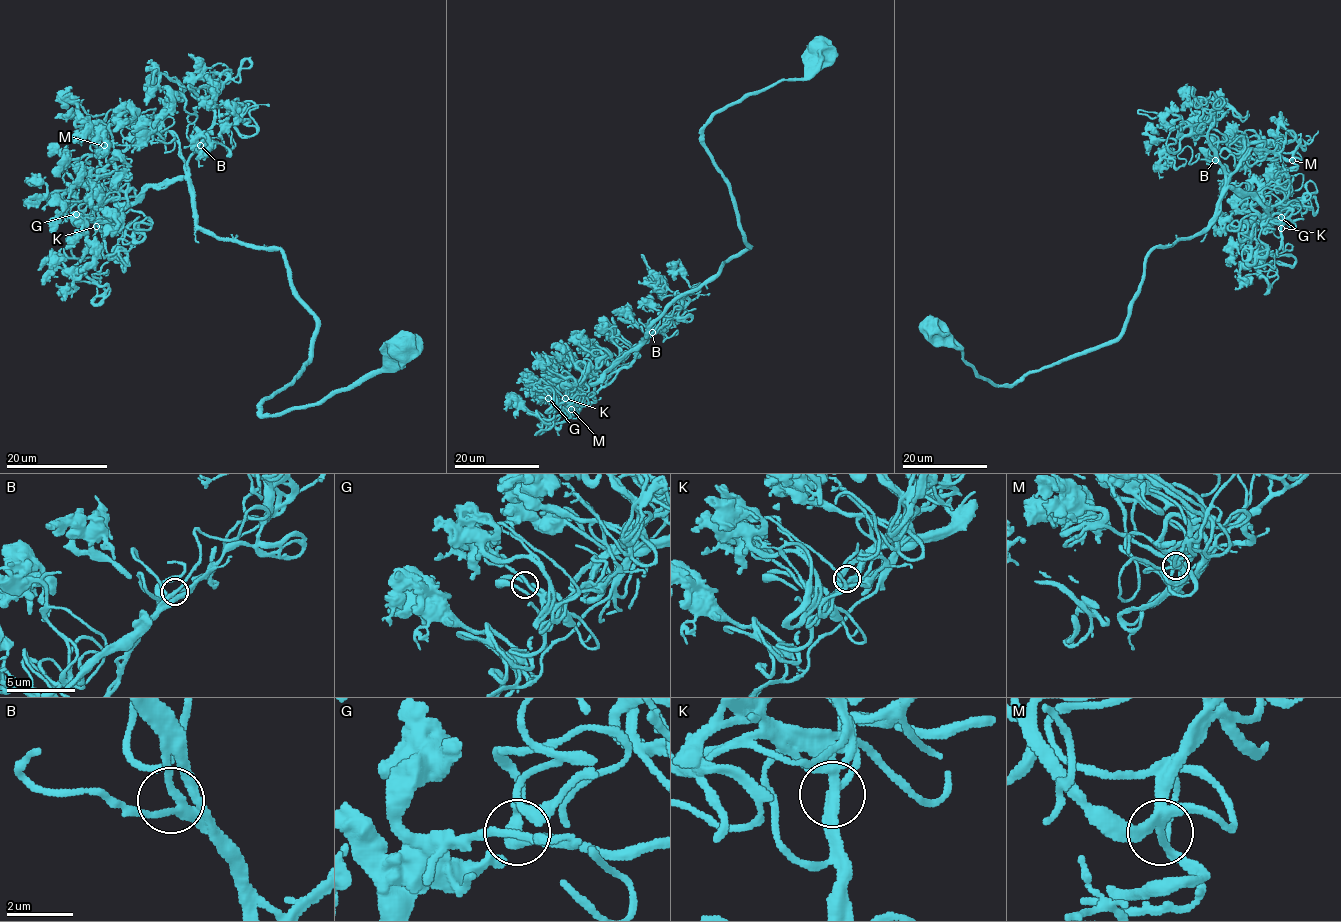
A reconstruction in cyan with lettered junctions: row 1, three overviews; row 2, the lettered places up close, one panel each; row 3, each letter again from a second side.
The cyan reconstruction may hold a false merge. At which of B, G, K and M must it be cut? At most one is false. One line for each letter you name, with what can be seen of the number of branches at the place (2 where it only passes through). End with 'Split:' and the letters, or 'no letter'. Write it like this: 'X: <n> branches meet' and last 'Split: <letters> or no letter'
Split: no letter

